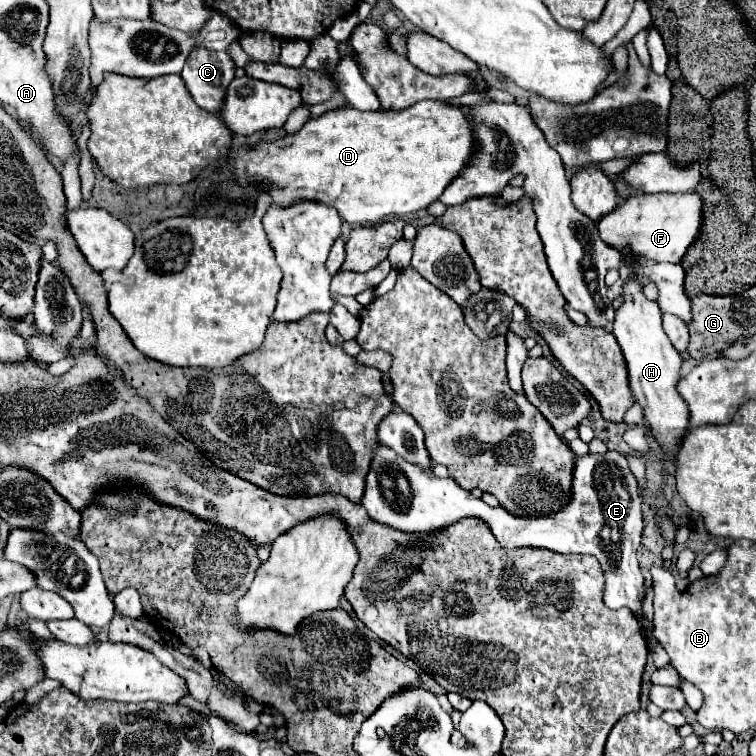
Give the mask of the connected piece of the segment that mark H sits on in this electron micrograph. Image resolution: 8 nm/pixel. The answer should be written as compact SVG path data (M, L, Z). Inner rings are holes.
M631 276L623 284L623 302L615 310L613 320L613 334L625 354L627 370L629 370L629 386L635 396L635 400L643 408L643 418L649 422L653 430L653 438L657 444L667 450L667 454L677 454L679 442L683 440L683 434L687 434L689 426L689 410L683 398L679 398L679 392L675 390L679 382L679 368L681 368L681 356L669 342L667 334L661 328L661 310L655 300L647 300L643 294L643 282L639 282L635 276Z

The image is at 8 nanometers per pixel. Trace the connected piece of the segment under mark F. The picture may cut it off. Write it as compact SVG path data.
M697 192L631 196L623 206L617 206L597 224L601 238L617 250L621 250L623 244L629 244L637 256L673 264L683 260L687 248L699 238L701 226L703 198Z

